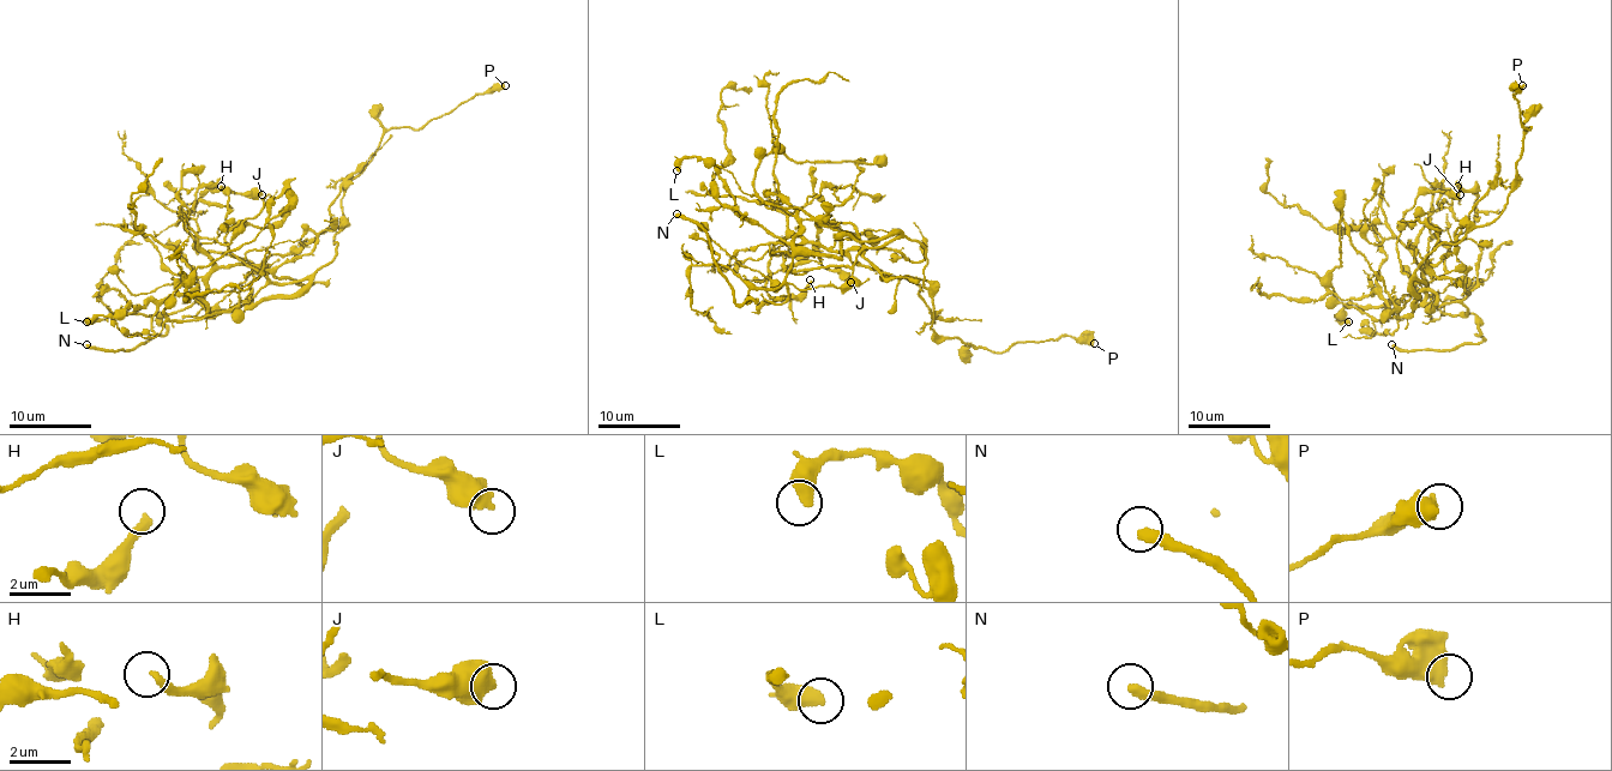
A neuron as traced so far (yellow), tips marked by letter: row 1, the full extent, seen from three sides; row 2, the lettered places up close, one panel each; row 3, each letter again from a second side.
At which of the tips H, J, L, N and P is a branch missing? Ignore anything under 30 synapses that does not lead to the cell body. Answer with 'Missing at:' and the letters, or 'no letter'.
Missing at: N

